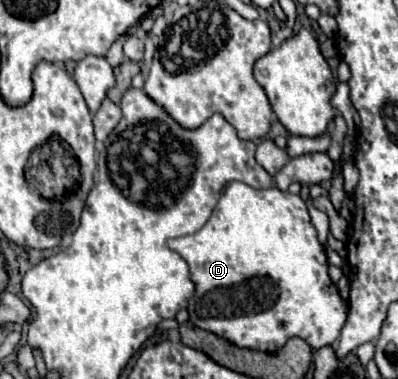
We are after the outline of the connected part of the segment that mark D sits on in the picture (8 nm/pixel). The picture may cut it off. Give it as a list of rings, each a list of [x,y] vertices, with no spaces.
[[[230,182],[208,222],[196,234],[168,240],[168,246],[190,266],[194,296],[188,300],[188,314],[198,328],[214,332],[240,348],[264,352],[282,348],[294,336],[304,338],[312,350],[332,346],[340,338],[348,320],[348,304],[328,276],[326,252],[318,242],[306,202],[300,196],[278,188],[256,190],[242,182]]]

